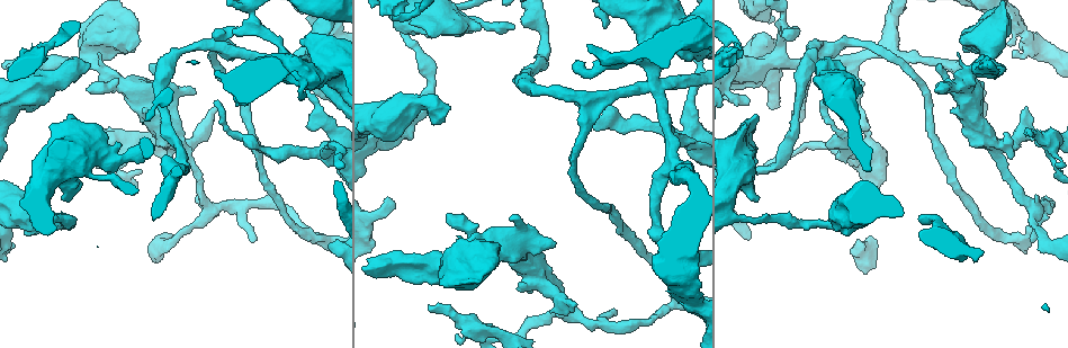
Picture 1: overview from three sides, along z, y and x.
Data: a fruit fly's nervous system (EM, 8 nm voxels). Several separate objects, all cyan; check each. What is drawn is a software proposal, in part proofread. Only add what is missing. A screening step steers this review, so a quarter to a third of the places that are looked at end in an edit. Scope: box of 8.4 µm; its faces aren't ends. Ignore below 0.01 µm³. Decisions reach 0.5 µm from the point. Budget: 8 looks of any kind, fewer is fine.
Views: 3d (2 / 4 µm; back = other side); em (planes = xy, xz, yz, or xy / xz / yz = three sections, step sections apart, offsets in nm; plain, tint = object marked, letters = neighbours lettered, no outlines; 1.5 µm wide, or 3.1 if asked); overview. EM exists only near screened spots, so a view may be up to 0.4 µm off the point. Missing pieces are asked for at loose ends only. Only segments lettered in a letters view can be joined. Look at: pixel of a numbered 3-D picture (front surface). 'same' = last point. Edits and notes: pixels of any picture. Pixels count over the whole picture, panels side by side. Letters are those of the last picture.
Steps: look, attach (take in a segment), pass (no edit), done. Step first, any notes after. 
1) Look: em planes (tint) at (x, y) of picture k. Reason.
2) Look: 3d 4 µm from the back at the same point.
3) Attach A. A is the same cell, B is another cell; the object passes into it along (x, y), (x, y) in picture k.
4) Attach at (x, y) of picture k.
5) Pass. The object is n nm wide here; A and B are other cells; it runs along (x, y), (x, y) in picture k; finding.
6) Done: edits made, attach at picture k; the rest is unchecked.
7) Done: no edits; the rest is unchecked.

Look: em planes (letters) at (861, 244) of picture 1. Stops while still wide.

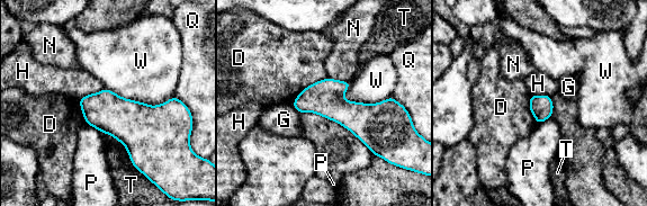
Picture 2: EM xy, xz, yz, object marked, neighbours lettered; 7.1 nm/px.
Pass. D, G, H, N, P, Q, T and W are other cells; no lettered segment goes on from it.

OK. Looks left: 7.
Look: em planes (letters) at (1025, 108) of picture 1. Free end.

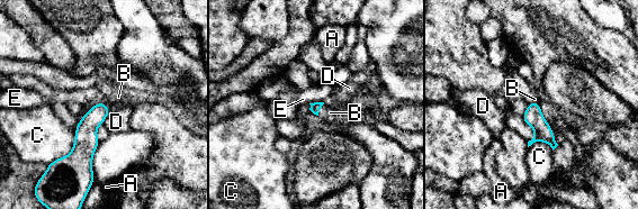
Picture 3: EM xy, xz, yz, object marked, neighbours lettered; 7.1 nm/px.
Attach B. The longest contact is with C, 320 nm; B is the same cell, A, C, D and E are other cells; the object passes into it along (315, 107), (320, 108), (330, 112) in picture 3; it goes on there.

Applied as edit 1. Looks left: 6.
Look: 3d 2 µm from the back at (429, 307) of picture 1. Branch stops here.

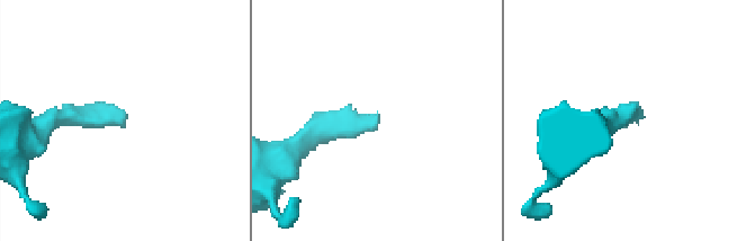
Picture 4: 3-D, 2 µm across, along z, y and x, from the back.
Look: em planes (letters) at (638, 123) of picture 4.

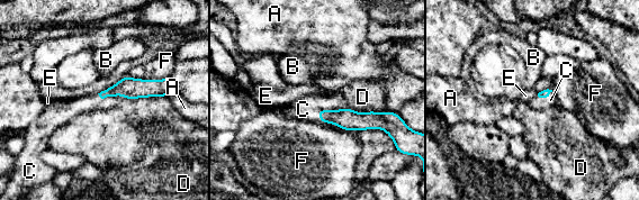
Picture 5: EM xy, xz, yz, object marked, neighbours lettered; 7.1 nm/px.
Attach C. C is the same cell, A, B, D, E and F are other cells; the object passes into it along (545, 93), (546, 97), (550, 100) in picture 5; it goes on there.

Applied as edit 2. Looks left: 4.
Done: edits made, attach at picture 3, attach at picture 5; the rest is unchecked.

